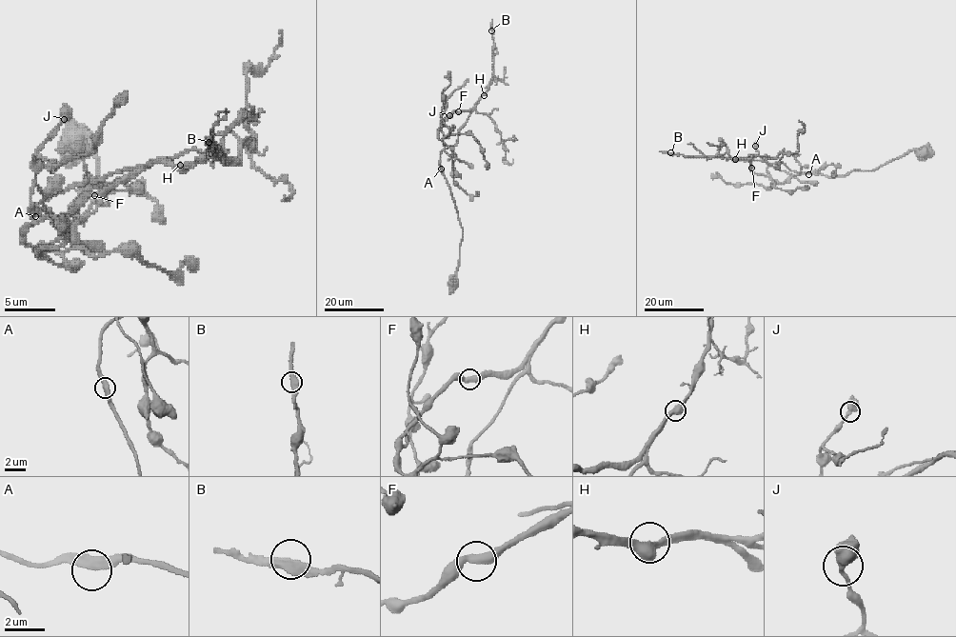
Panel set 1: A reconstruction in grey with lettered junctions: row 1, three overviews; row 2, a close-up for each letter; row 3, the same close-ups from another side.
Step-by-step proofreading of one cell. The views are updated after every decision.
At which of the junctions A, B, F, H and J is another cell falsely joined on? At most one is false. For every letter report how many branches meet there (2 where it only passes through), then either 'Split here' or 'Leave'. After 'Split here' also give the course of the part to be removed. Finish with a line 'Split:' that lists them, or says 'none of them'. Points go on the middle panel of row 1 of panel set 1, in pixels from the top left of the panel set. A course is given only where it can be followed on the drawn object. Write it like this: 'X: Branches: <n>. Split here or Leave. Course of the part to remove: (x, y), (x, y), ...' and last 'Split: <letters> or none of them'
A: Branches: 2. Leave
B: Branches: 2. Leave
F: Branches: 2. Leave
H: Branches: 2. Leave
J: Branches: 2. Leave
Split: none of them

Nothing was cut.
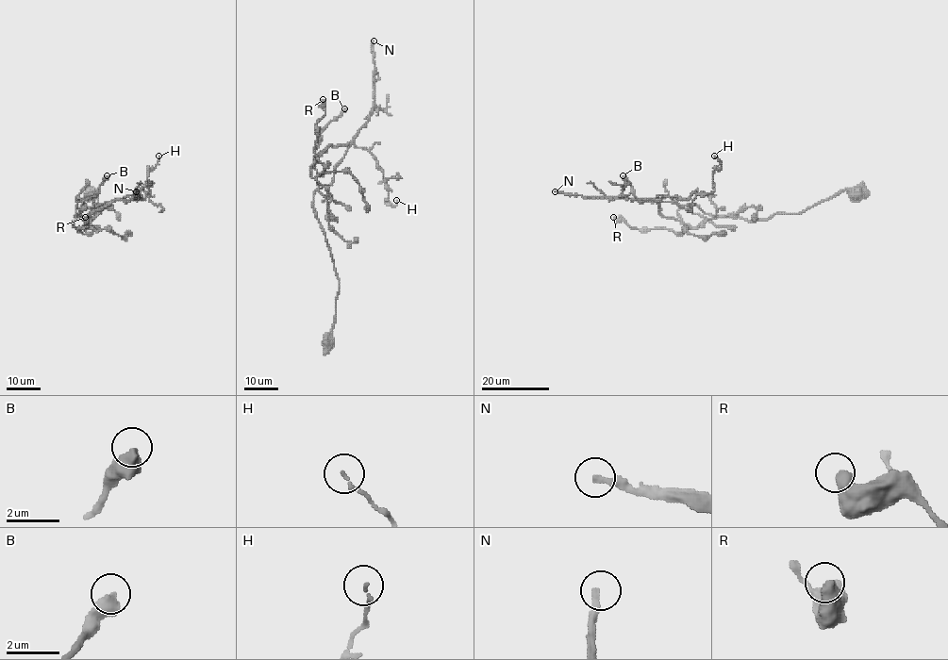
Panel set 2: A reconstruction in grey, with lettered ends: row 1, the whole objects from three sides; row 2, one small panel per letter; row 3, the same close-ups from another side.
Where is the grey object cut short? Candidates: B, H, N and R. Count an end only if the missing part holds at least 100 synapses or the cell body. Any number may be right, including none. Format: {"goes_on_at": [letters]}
{"goes_on_at": ["N"]}

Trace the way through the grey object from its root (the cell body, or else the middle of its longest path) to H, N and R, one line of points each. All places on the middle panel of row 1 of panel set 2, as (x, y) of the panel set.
H: (329, 340), (339, 279), (314, 193), (332, 182), (354, 144), (376, 160), (385, 200), (391, 206), (396, 200)
N: (329, 340), (339, 279), (313, 206), (313, 195), (332, 182), (334, 167), (368, 120), (374, 100), (374, 41)
R: (329, 340), (339, 279), (313, 195), (349, 145), (329, 146), (311, 176), (324, 170), (314, 151), (323, 99)

